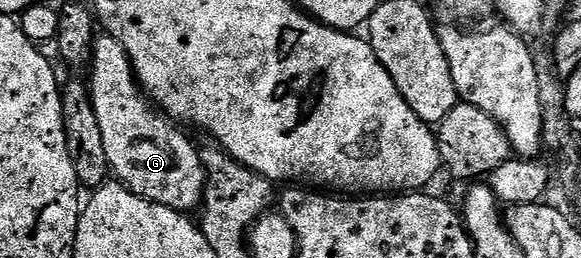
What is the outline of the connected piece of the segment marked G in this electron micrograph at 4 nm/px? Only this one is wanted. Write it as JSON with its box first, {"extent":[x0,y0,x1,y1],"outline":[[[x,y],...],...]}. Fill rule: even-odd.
{"extent":[89,34,206,212],"outline":[[[99,34],[94,41],[89,71],[90,100],[96,109],[96,121],[100,121],[104,153],[108,153],[113,178],[148,201],[173,211],[197,212],[206,192],[206,166],[202,164],[202,151],[190,144],[179,124],[162,114],[146,98],[124,45],[111,35]]]}

